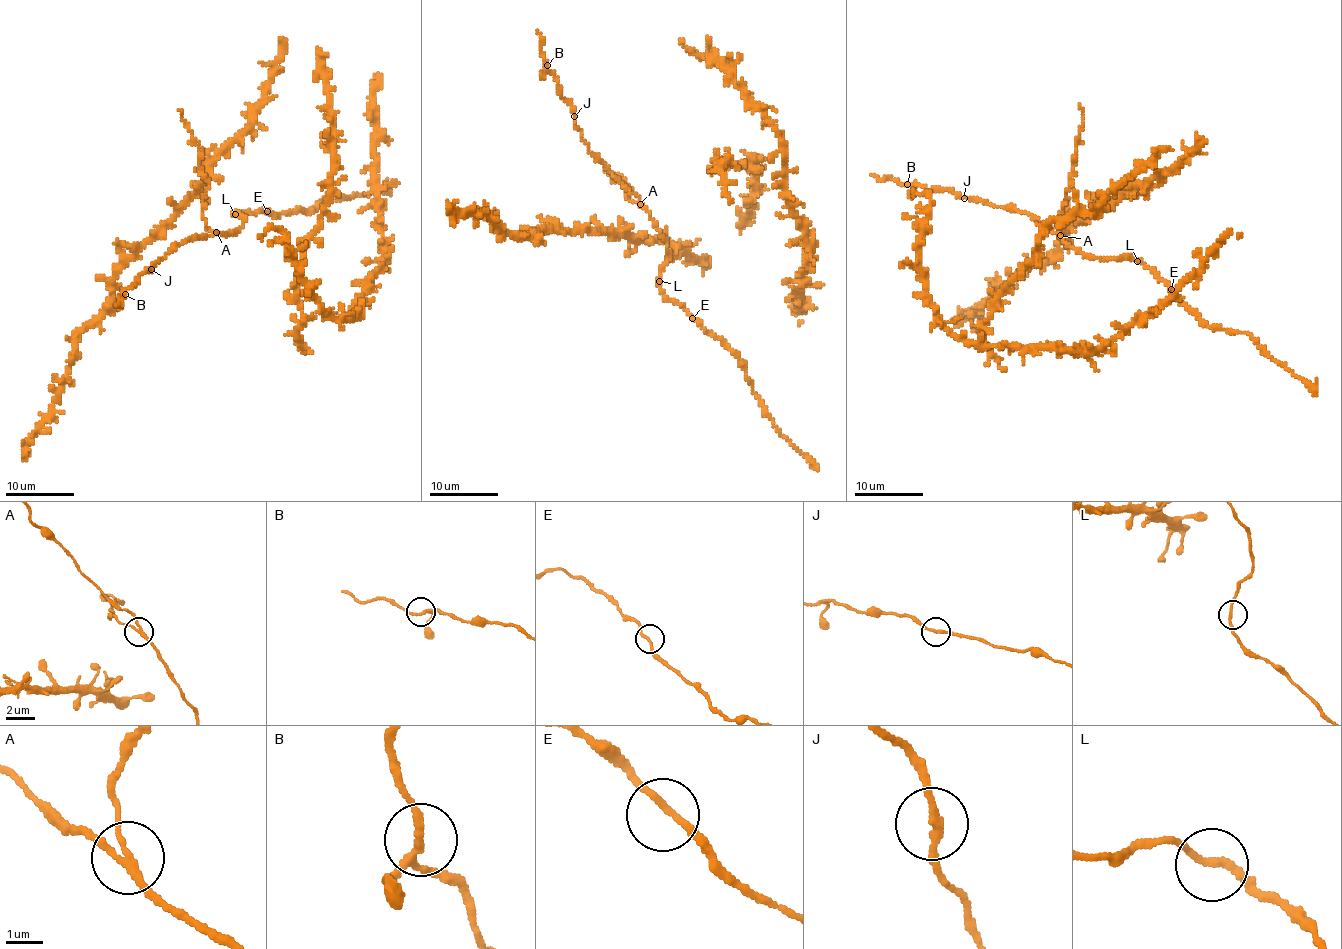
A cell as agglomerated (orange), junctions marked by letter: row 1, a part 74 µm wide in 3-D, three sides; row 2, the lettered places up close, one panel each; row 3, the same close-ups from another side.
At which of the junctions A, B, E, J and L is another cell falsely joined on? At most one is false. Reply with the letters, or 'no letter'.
no letter

